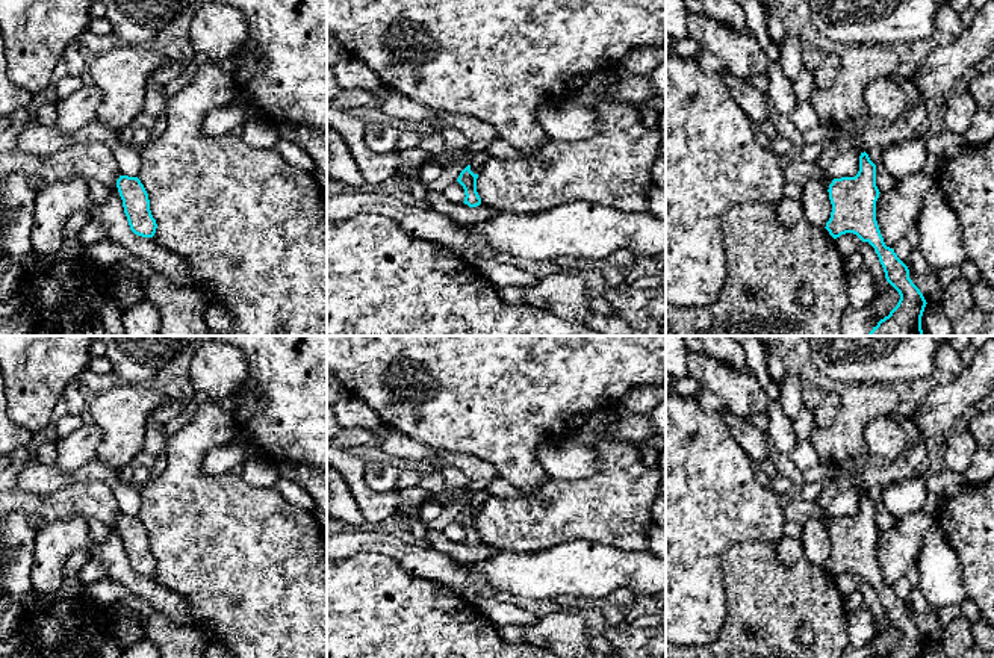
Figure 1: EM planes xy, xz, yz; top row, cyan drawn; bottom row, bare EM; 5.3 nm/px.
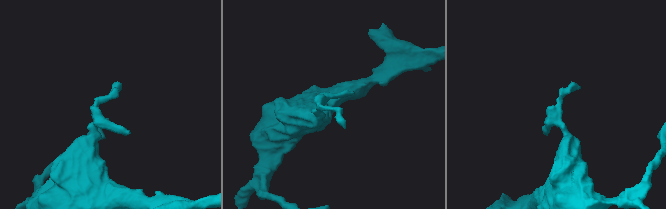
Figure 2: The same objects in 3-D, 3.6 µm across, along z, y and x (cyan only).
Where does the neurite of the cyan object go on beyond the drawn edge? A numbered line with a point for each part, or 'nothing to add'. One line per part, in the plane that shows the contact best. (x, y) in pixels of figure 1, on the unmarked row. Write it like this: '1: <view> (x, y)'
nothing to add

